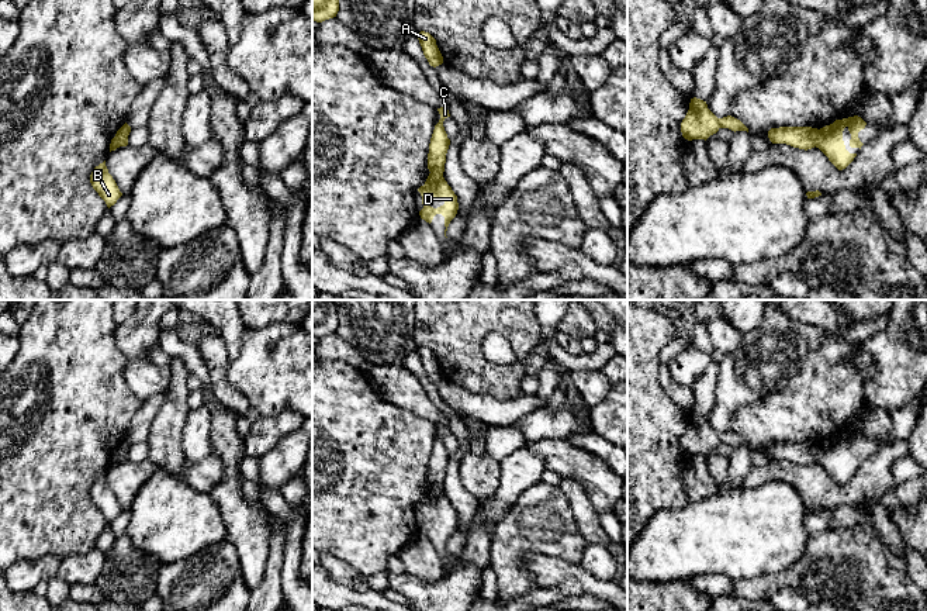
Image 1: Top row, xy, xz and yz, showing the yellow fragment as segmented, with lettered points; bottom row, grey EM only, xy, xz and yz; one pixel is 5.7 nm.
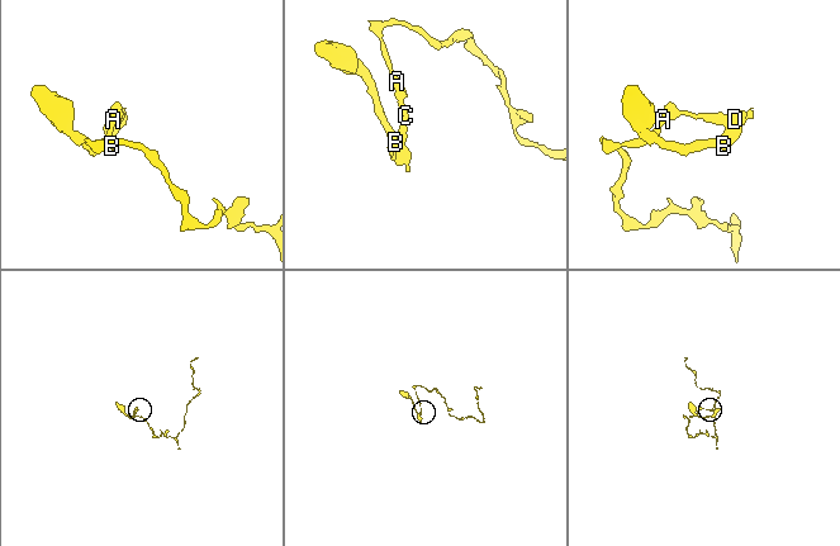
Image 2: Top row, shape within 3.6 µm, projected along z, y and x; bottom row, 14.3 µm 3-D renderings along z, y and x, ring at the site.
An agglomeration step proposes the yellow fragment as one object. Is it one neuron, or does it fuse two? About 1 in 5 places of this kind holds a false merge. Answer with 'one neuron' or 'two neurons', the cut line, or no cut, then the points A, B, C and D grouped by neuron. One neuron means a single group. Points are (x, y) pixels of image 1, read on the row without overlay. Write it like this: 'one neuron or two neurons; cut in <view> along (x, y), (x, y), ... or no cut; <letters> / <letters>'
one neuron; no cut; A B C D

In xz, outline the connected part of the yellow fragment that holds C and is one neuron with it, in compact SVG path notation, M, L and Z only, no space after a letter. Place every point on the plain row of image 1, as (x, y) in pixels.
M440 422L437 427L440 429L440 435L435 441L428 469L428 484L430 489L425 500L418 504L423 519L419 531L430 539L436 529L442 529L445 532L446 552L447 542L457 529L459 518L457 511L443 493L446 469L450 460L443 436L450 432L450 429L447 422Z

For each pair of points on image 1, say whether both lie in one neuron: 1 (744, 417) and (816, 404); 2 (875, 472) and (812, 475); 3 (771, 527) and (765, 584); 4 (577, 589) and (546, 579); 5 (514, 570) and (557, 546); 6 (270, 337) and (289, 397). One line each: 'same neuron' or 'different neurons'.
1: same neuron
2: same neuron
3: different neurons
4: different neurons
5: same neuron
6: same neuron

